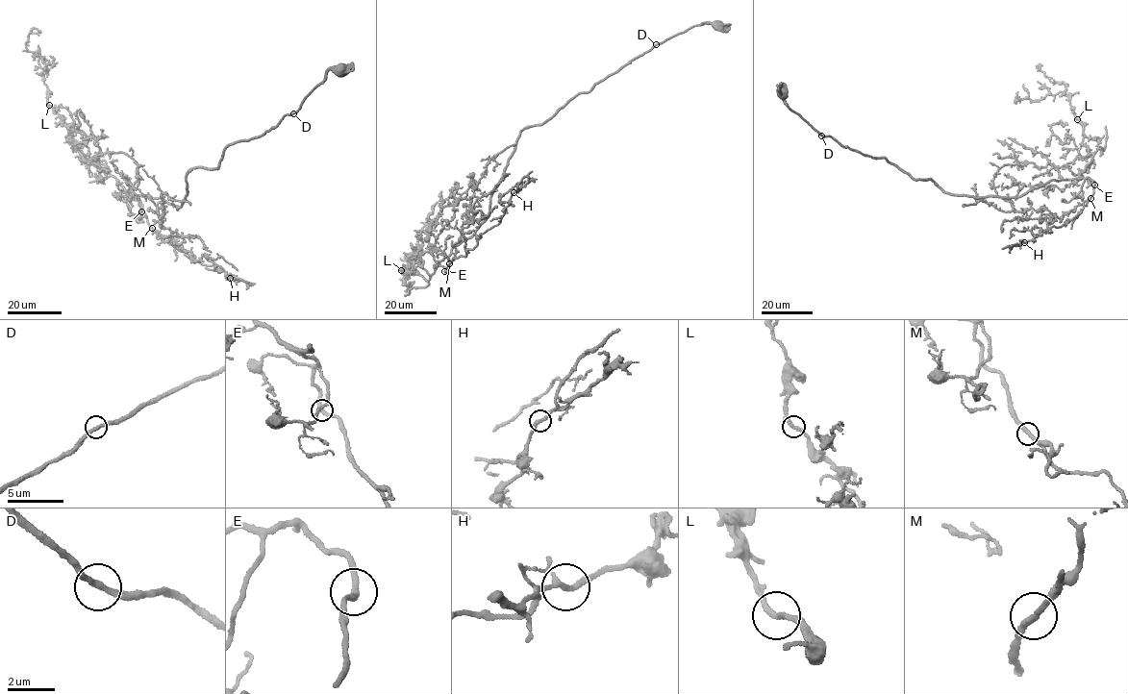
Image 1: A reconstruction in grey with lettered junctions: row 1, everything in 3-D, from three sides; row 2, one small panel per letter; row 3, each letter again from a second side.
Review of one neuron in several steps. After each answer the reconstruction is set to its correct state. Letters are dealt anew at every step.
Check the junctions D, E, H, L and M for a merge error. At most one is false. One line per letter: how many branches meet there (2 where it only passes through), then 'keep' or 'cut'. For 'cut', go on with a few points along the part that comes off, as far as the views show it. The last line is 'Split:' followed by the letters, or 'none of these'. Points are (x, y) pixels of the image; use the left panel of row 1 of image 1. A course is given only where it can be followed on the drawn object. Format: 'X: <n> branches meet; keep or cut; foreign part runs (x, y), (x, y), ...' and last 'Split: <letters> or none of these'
D: 2 branches meet; keep
E: 2 branches meet; keep
H: 2 branches meet; keep
L: 2 branches meet; keep
M: 2 branches meet; keep
Split: none of these

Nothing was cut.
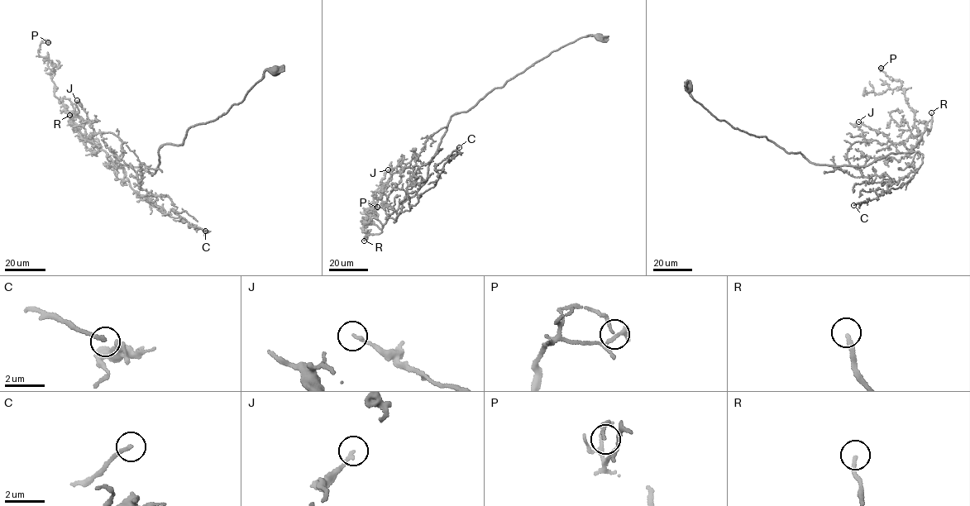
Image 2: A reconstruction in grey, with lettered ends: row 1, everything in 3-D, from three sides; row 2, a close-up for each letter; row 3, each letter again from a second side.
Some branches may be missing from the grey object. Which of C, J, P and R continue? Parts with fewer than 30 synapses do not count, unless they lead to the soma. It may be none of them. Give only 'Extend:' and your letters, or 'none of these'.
Extend: R

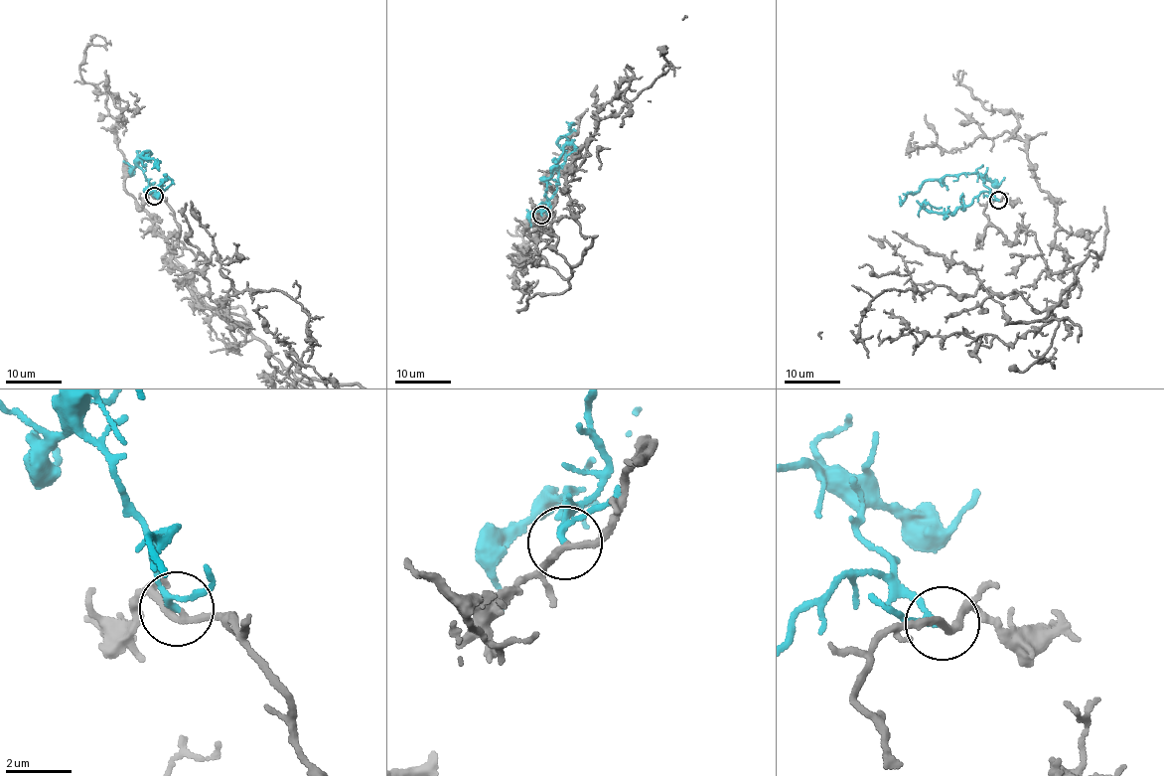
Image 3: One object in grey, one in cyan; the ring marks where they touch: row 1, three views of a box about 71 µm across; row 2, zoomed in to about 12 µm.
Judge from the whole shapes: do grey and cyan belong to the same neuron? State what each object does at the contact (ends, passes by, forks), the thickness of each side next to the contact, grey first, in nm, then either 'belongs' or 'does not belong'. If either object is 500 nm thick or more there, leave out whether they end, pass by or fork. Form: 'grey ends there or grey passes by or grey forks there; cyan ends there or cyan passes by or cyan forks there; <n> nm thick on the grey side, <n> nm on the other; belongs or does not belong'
grey passes by; cyan passes by; 200 nm thick on the grey side, 160 nm on the other; belongs

